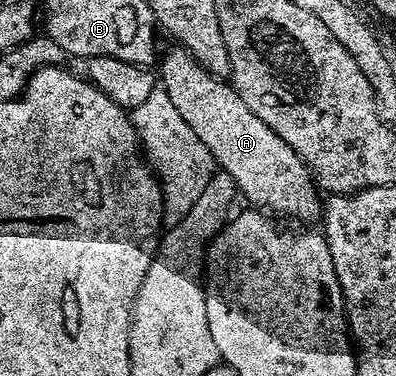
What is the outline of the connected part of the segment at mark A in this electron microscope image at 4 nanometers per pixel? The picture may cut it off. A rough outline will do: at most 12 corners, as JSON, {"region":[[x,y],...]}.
{"region":[[186,49],[160,58],[183,123],[269,215],[323,209],[305,161]]}

